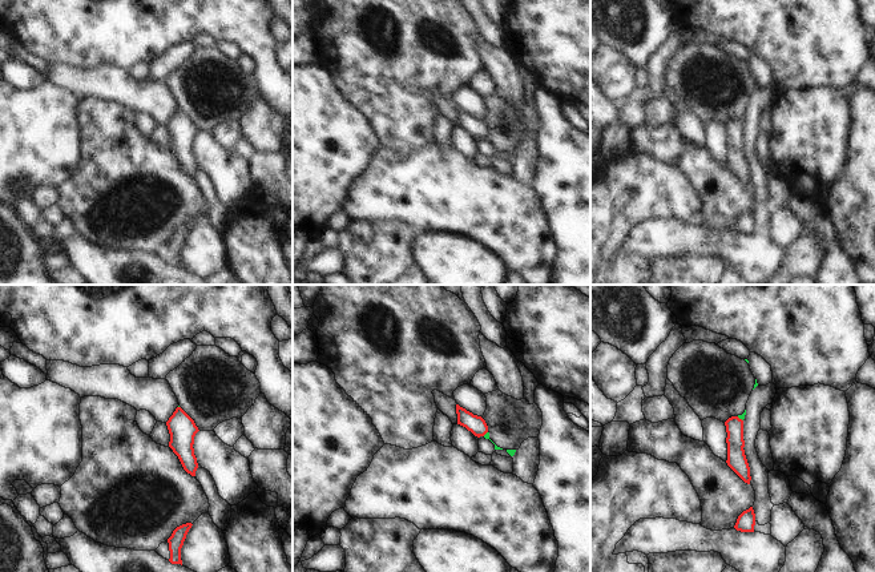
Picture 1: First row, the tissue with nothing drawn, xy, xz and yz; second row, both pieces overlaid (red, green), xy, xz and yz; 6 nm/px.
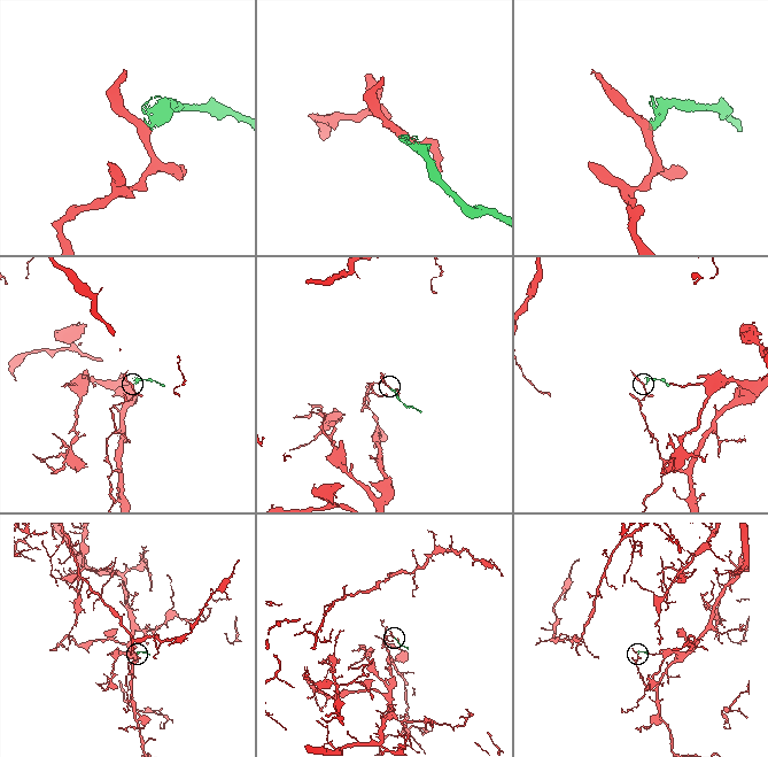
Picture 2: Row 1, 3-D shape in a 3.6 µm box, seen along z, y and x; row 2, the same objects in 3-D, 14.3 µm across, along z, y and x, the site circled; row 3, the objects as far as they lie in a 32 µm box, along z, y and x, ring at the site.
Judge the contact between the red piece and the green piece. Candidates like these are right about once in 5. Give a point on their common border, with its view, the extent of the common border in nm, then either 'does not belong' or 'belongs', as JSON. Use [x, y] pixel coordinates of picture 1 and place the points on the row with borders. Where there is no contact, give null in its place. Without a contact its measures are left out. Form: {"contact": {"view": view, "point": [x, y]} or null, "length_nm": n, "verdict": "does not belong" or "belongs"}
{"contact": {"view": "yz", "point": [738, 418]}, "length_nm": 50, "verdict": "does not belong"}

